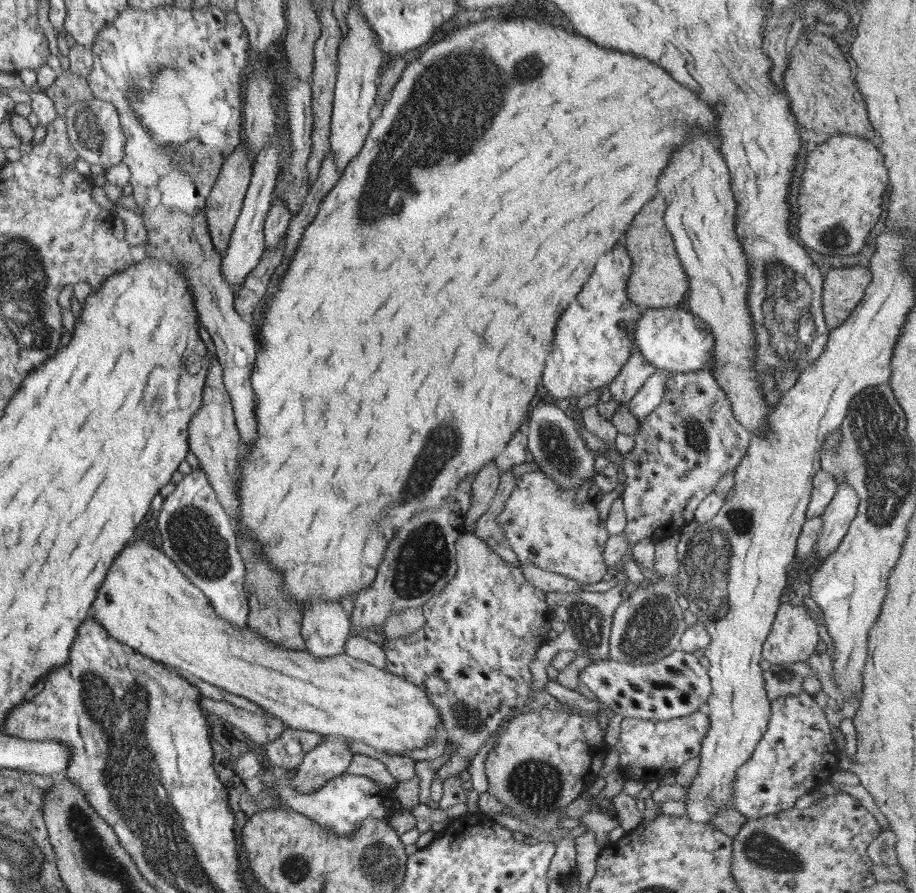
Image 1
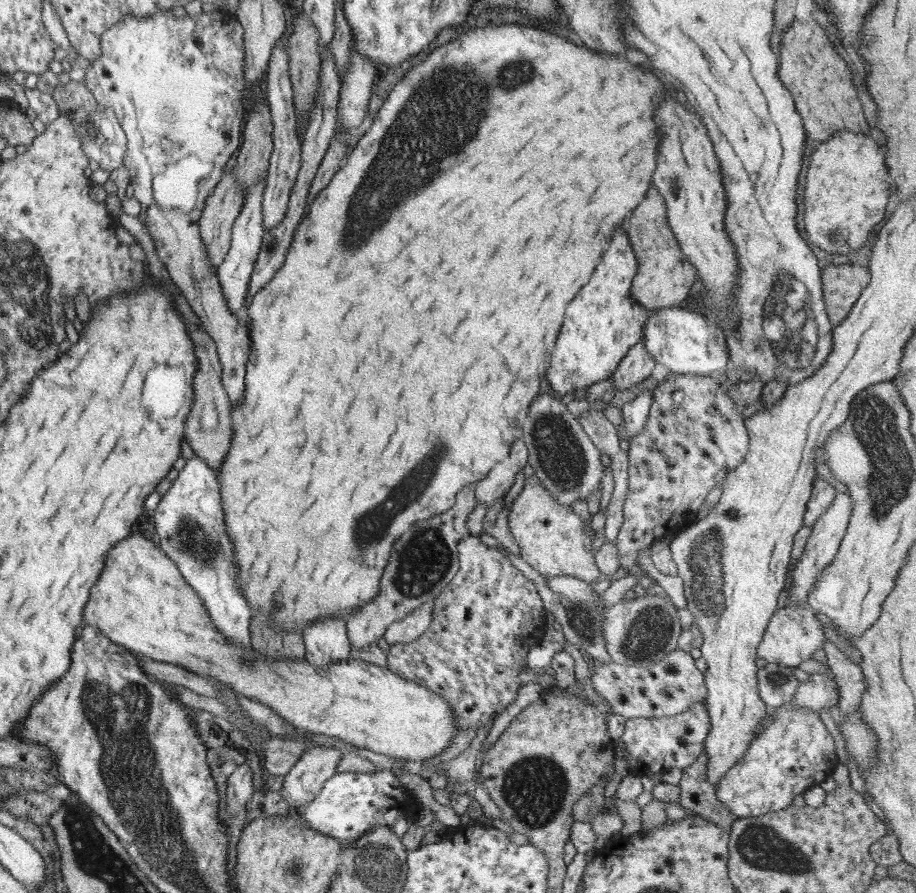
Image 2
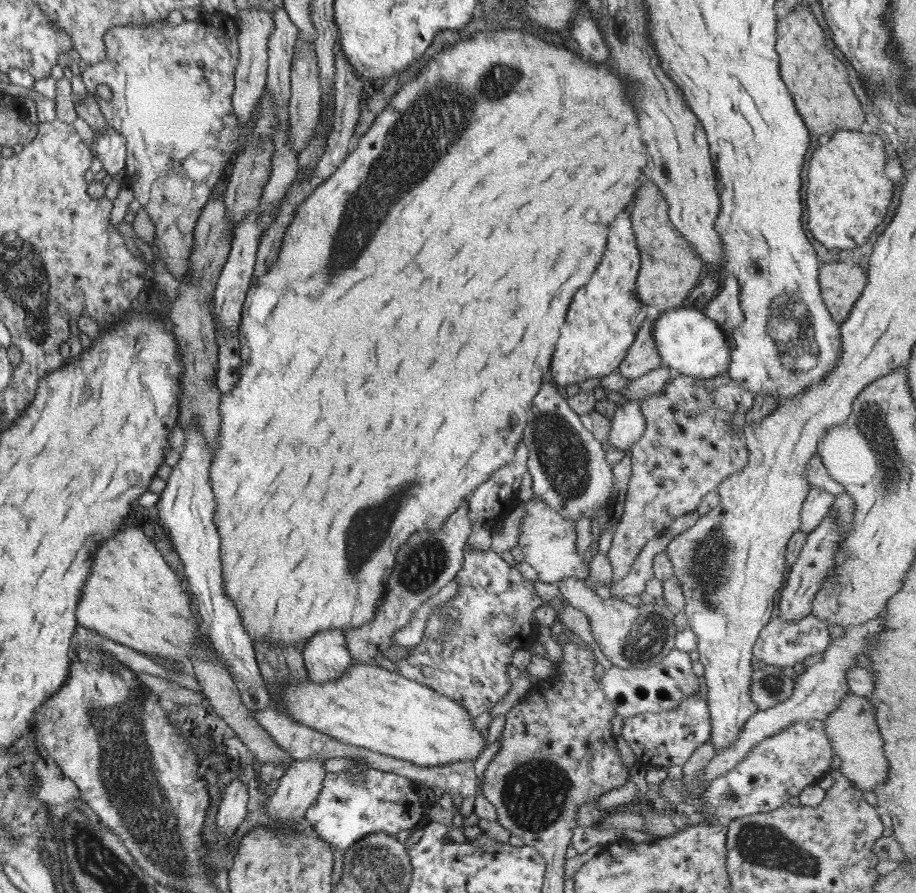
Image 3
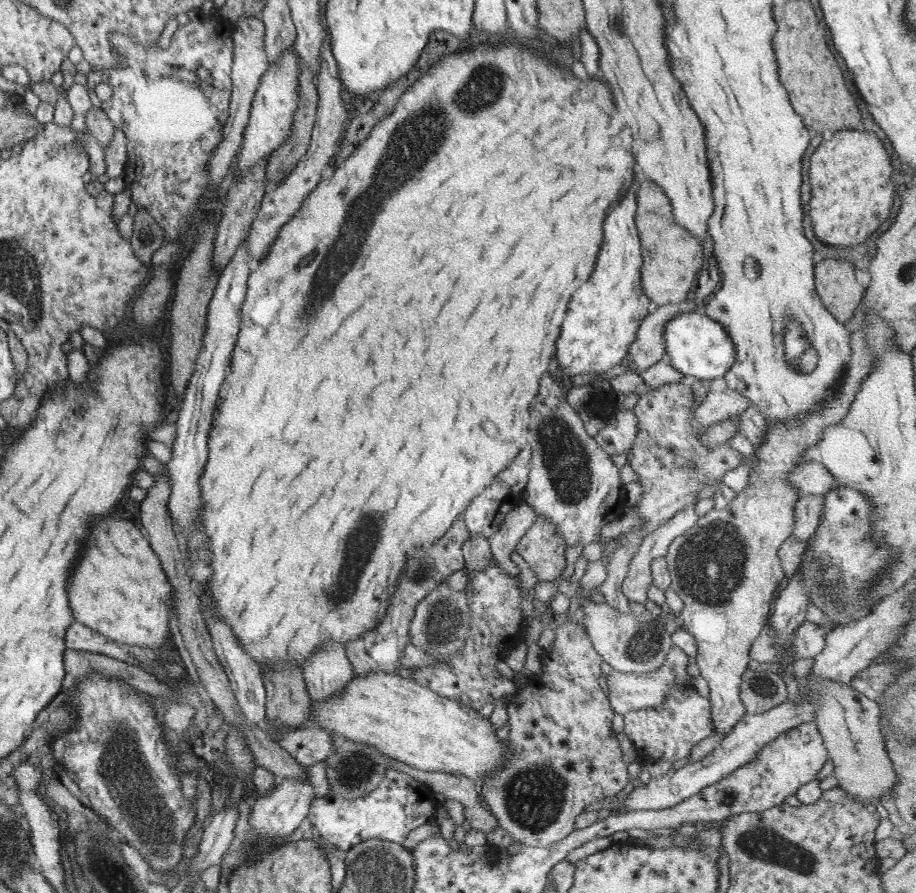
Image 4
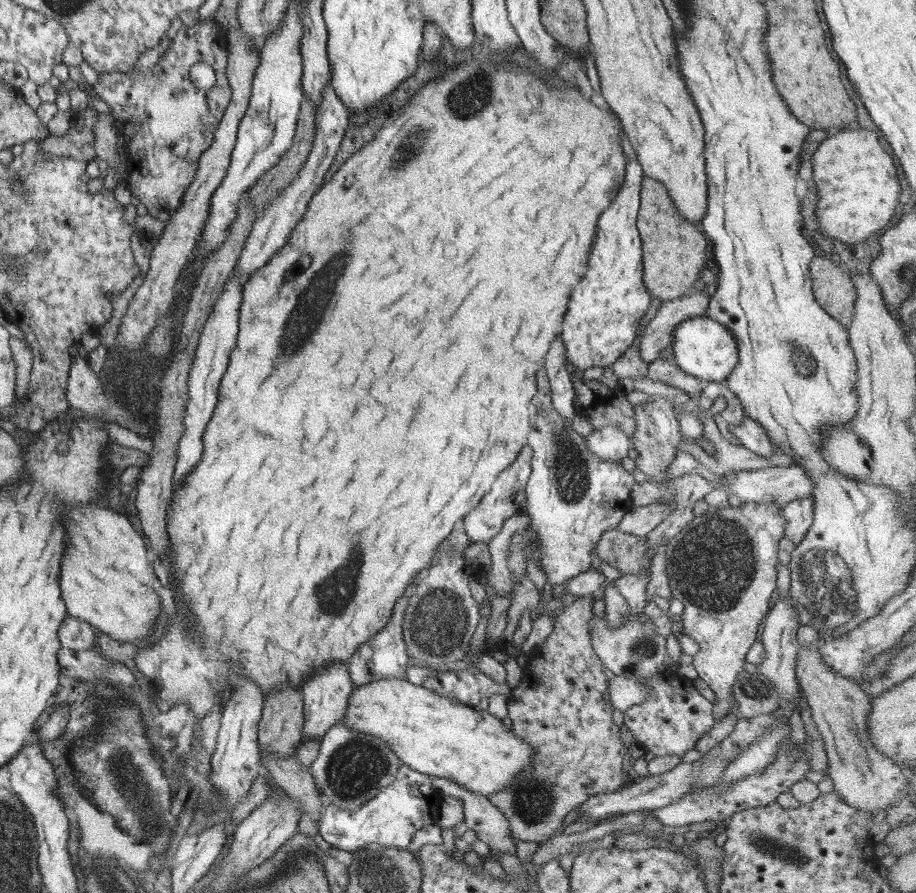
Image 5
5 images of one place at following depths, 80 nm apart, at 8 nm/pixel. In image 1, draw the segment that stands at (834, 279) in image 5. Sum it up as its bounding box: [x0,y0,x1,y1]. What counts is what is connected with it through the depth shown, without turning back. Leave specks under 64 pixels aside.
[822,265,871,330]

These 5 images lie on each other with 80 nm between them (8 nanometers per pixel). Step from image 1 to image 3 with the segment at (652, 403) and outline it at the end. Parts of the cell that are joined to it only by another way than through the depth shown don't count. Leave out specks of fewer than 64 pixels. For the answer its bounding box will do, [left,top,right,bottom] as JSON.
[607,399,644,450]

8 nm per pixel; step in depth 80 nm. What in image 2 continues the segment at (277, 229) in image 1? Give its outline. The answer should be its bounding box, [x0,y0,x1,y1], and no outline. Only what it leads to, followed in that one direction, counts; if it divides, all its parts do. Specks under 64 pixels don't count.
[261,32,300,231]

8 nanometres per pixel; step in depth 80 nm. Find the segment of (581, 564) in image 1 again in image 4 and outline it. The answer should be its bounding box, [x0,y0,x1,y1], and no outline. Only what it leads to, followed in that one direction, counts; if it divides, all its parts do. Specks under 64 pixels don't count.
[514,516,566,582]

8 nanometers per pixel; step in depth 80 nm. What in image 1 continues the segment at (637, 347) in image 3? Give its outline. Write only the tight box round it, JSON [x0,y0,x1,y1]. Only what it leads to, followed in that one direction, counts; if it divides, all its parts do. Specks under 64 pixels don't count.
[609,348,653,406]

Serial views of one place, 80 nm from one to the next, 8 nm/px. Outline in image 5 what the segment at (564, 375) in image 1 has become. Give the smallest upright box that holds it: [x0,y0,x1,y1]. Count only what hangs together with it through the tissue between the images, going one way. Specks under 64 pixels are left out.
[562,158,652,371]

